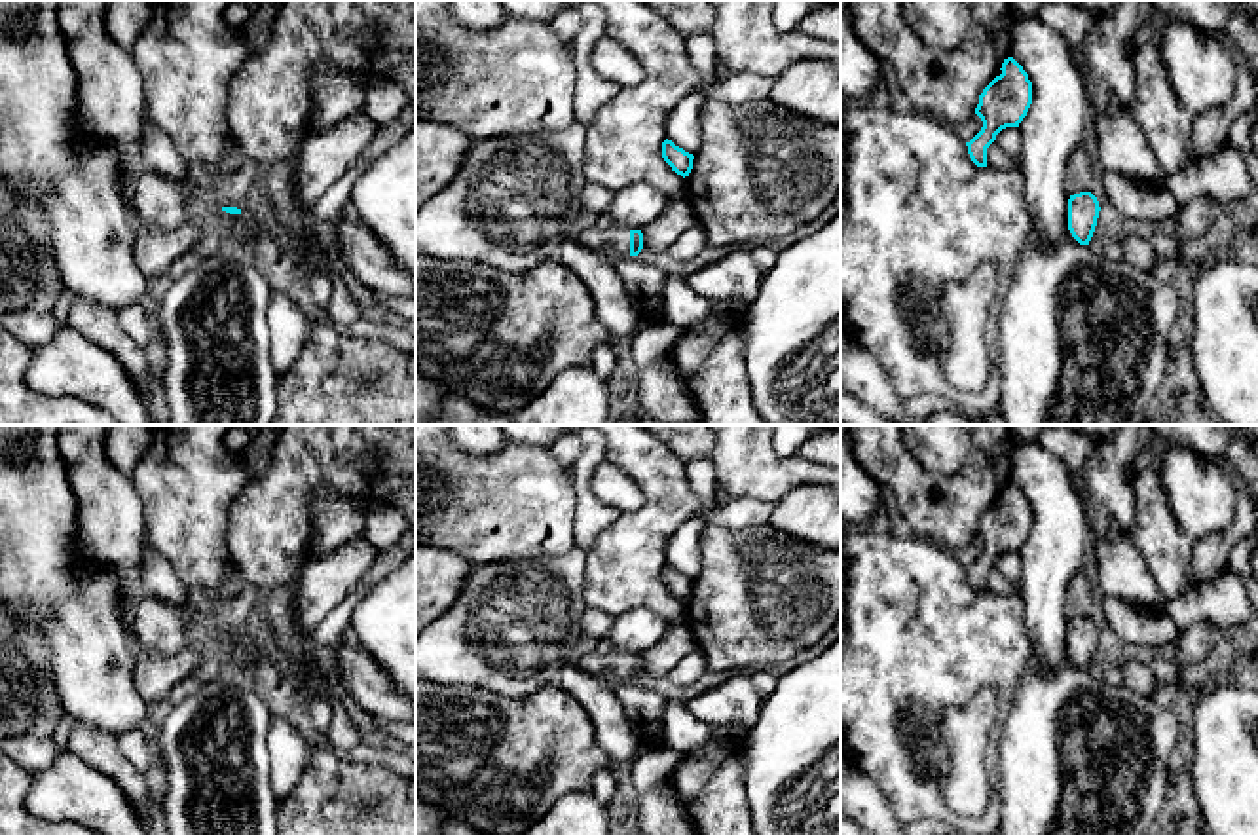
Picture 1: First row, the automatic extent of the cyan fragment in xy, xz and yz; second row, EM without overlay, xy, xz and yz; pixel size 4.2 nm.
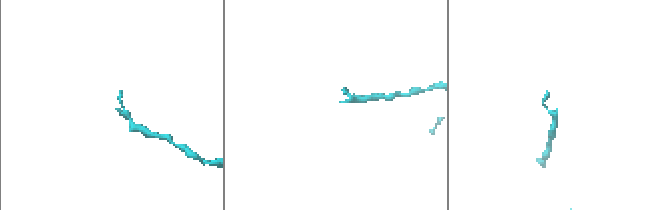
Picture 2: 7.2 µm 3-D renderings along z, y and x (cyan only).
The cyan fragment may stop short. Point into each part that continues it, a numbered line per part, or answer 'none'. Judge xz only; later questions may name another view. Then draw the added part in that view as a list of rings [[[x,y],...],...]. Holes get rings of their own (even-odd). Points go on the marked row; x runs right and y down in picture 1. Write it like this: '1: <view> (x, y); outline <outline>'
1: xz (613, 241); outline [[[615,224],[605,230],[590,228],[581,233],[575,233],[573,239],[579,245],[598,254],[605,254],[613,260],[630,256],[630,230],[628,228],[619,228]]]

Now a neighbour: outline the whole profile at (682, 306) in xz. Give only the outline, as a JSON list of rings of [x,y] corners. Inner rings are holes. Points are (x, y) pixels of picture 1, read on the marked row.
[[[666,275],[658,319],[683,330],[712,315],[744,317],[748,307],[749,304],[740,300],[715,300],[698,294],[685,279]]]

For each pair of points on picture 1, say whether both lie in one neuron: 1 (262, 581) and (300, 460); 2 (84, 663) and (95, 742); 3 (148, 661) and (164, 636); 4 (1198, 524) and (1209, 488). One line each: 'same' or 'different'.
1: same
2: different
3: different
4: same

